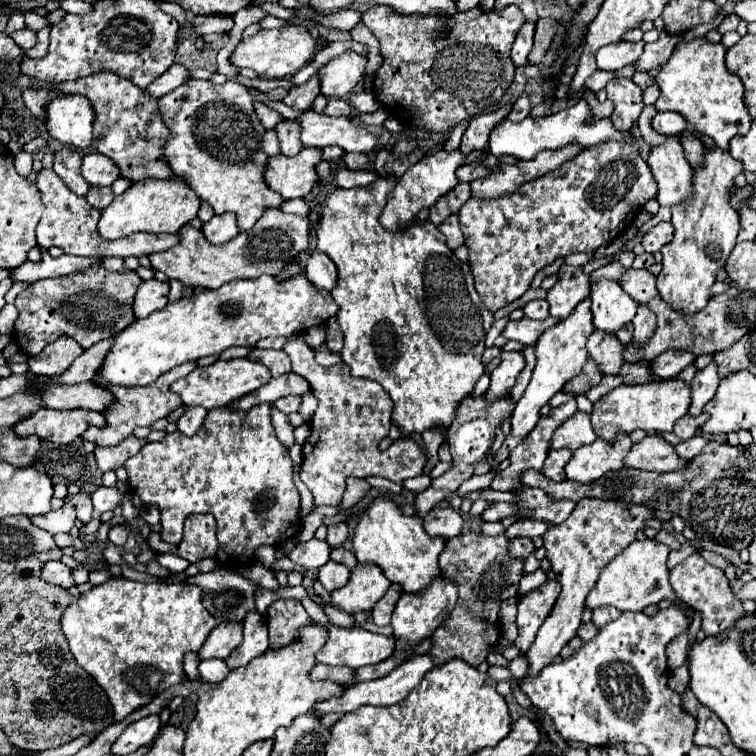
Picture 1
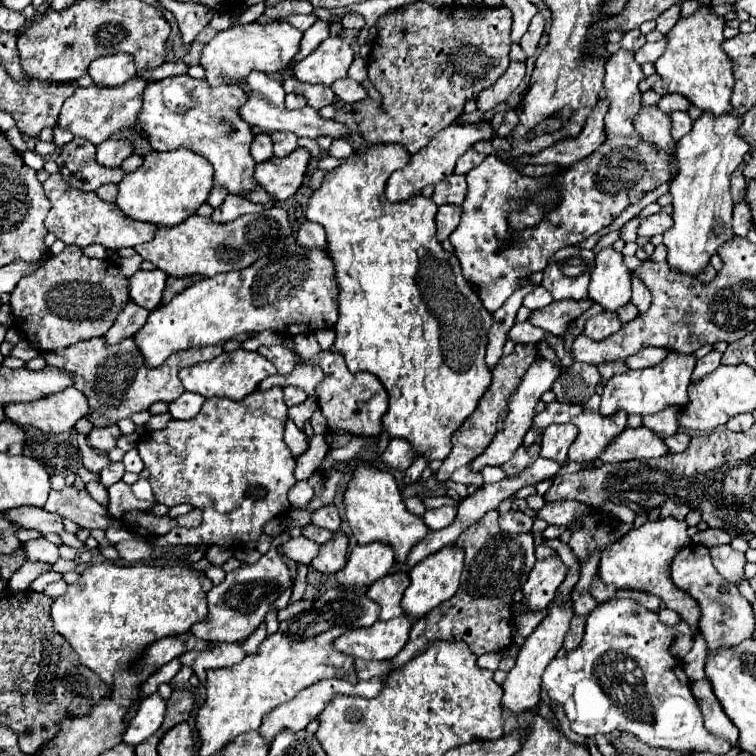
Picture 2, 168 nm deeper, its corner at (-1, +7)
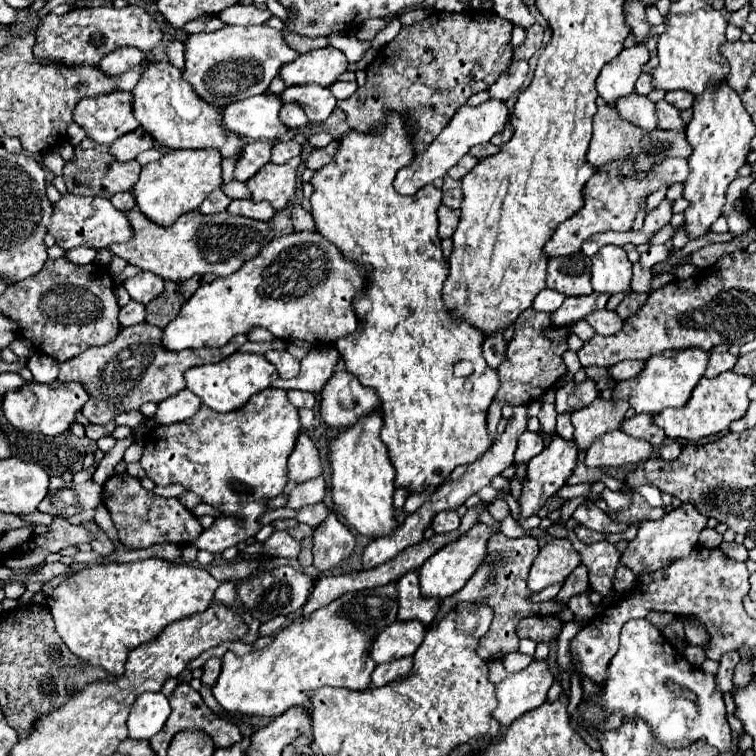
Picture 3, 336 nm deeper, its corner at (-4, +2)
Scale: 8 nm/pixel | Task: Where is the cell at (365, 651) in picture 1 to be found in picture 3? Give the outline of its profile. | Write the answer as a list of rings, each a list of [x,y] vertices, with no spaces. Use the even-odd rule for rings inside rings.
[[[417,619],[395,621],[375,639],[371,647],[371,659],[375,659],[377,663],[387,663],[413,655],[425,637],[425,631],[427,627]]]

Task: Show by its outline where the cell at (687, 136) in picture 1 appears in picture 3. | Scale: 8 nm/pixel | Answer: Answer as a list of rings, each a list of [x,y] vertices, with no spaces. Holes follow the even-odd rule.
[[[661,99],[659,103],[655,103],[655,113],[657,113],[659,127],[663,127],[663,129],[679,129],[679,127],[685,127],[685,123],[679,117],[679,111],[675,107],[671,107],[665,99]]]

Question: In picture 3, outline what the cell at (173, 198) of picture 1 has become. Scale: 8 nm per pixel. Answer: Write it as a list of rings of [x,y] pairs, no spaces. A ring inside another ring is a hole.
[[[177,149],[165,153],[159,161],[147,163],[133,187],[137,207],[157,225],[169,227],[183,213],[199,209],[201,201],[221,187],[221,153],[215,149]]]

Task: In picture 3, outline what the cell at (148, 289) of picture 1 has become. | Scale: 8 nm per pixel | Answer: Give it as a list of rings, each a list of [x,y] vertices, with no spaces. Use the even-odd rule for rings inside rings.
[[[141,271],[135,277],[127,279],[125,283],[127,293],[131,295],[131,299],[147,305],[149,301],[153,301],[161,291],[163,291],[163,279],[159,279],[159,275],[149,273],[149,271]]]

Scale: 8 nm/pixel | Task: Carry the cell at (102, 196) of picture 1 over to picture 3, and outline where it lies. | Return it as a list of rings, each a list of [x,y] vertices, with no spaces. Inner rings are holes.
[[[125,191],[125,193],[117,193],[111,197],[111,203],[119,209],[119,211],[127,211],[127,209],[133,209],[135,207],[135,197],[131,191]]]

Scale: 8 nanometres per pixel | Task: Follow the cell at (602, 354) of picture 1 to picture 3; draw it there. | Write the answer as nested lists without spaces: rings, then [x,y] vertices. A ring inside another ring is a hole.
[[[609,309],[593,311],[585,319],[599,335],[613,335],[613,333],[621,331],[621,325],[623,325],[623,319],[615,311],[609,311]]]

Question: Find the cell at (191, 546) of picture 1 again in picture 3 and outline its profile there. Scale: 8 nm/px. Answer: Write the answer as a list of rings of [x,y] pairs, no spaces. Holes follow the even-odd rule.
[[[127,471],[121,473],[121,475],[113,475],[103,483],[103,505],[107,507],[115,527],[119,531],[119,541],[129,549],[145,549],[145,547],[151,547],[151,545],[157,545],[157,543],[173,543],[173,545],[187,547],[203,531],[197,517],[185,505],[181,505],[179,499],[175,499],[175,497],[159,497],[153,491],[145,491],[141,481],[137,477],[131,477]]]

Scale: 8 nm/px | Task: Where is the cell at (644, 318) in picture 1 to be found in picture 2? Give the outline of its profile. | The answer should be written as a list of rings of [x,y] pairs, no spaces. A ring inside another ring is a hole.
[[[636,276],[632,278],[632,304],[638,308],[640,314],[644,314],[650,308],[650,304],[652,304],[650,290]]]

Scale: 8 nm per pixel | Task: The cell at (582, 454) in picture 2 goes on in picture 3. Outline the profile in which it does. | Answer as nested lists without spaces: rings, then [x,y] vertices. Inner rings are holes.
[[[597,397],[591,405],[573,411],[571,423],[575,427],[575,443],[579,449],[587,449],[591,445],[591,439],[619,429],[619,423],[625,417],[625,411],[629,409],[627,401],[605,401]]]

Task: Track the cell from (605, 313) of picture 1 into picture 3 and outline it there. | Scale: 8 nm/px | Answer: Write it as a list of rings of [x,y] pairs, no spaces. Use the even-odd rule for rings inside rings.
[[[605,245],[591,257],[591,283],[599,293],[621,293],[629,291],[631,283],[631,261],[619,245]]]

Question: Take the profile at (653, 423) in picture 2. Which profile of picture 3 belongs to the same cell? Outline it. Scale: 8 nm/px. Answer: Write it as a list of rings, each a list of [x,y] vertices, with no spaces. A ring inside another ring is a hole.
[[[643,413],[643,415],[635,415],[631,419],[623,419],[621,431],[635,437],[635,439],[645,439],[653,447],[657,447],[657,445],[661,445],[665,441],[665,435],[663,435],[663,429],[659,429],[659,427],[655,427],[651,423],[651,417],[653,415]]]

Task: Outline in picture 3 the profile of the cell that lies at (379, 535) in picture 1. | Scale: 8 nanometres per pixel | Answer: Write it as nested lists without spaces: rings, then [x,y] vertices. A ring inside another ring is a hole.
[[[375,409],[361,417],[359,423],[351,425],[329,441],[329,463],[331,463],[331,495],[335,509],[353,525],[361,535],[385,537],[397,527],[395,509],[391,505],[395,493],[395,469],[391,467],[387,447],[379,439],[383,427],[381,411]]]

